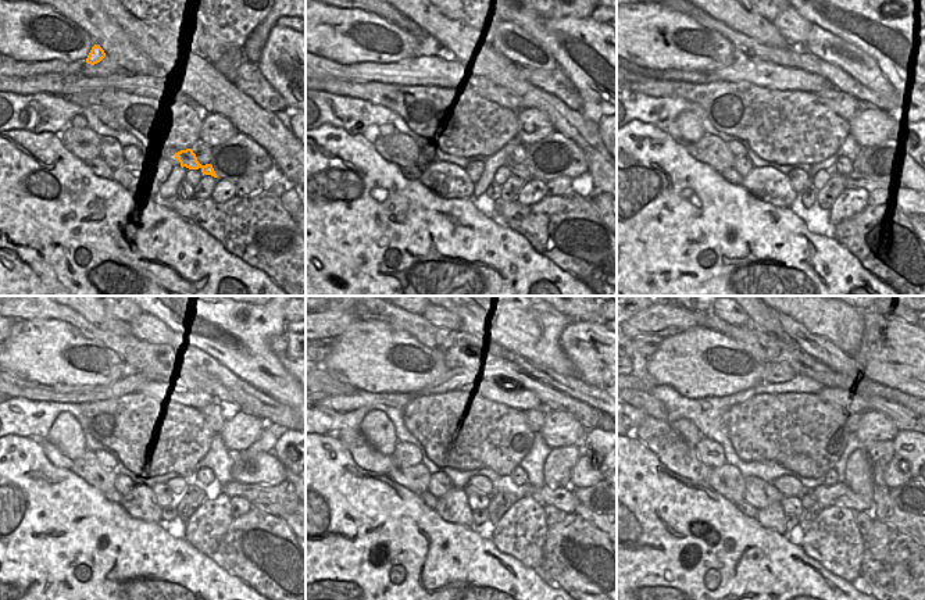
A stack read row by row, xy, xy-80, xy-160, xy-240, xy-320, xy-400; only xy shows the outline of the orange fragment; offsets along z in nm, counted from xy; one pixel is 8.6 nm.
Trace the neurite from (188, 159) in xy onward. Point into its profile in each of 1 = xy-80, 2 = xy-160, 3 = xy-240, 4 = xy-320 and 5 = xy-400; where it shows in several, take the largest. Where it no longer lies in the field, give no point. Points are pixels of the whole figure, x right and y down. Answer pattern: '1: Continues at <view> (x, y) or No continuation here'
1: Continues at xy-80 (524, 171)
2: Continues at xy-160 (852, 179)
3: Continues at xy-240 (252, 492)
4: Continues at xy-320 (588, 496)
5: Continues at xy-400 (899, 495)

